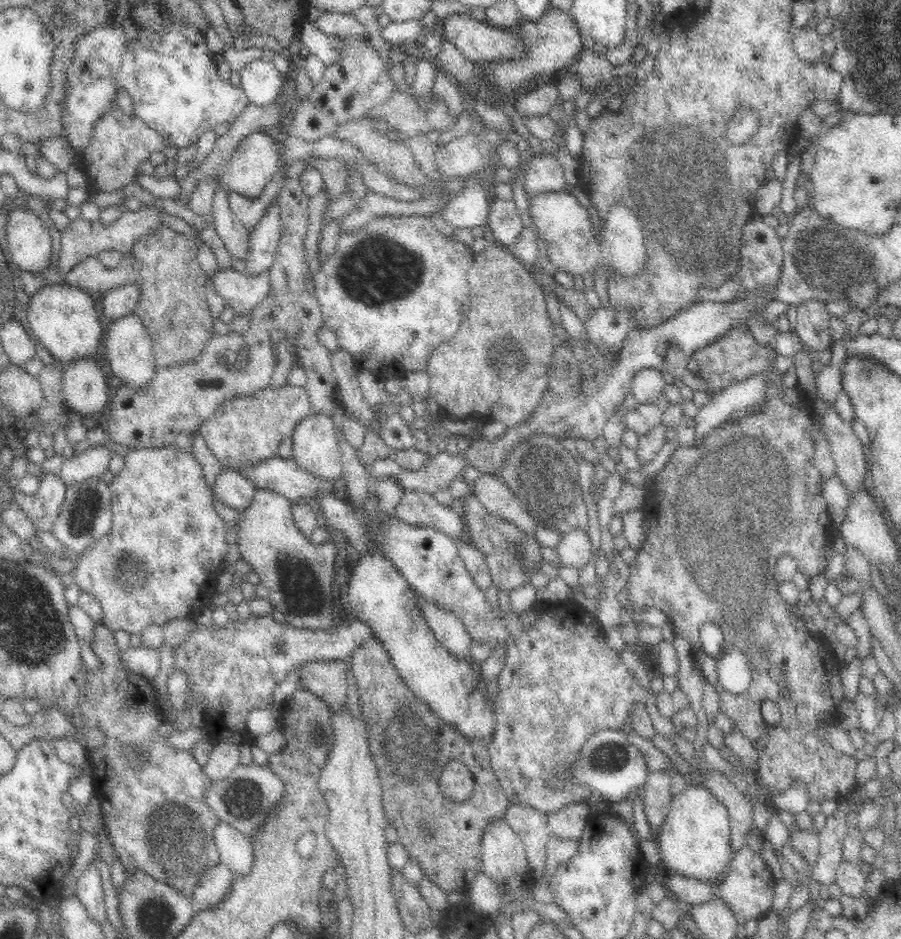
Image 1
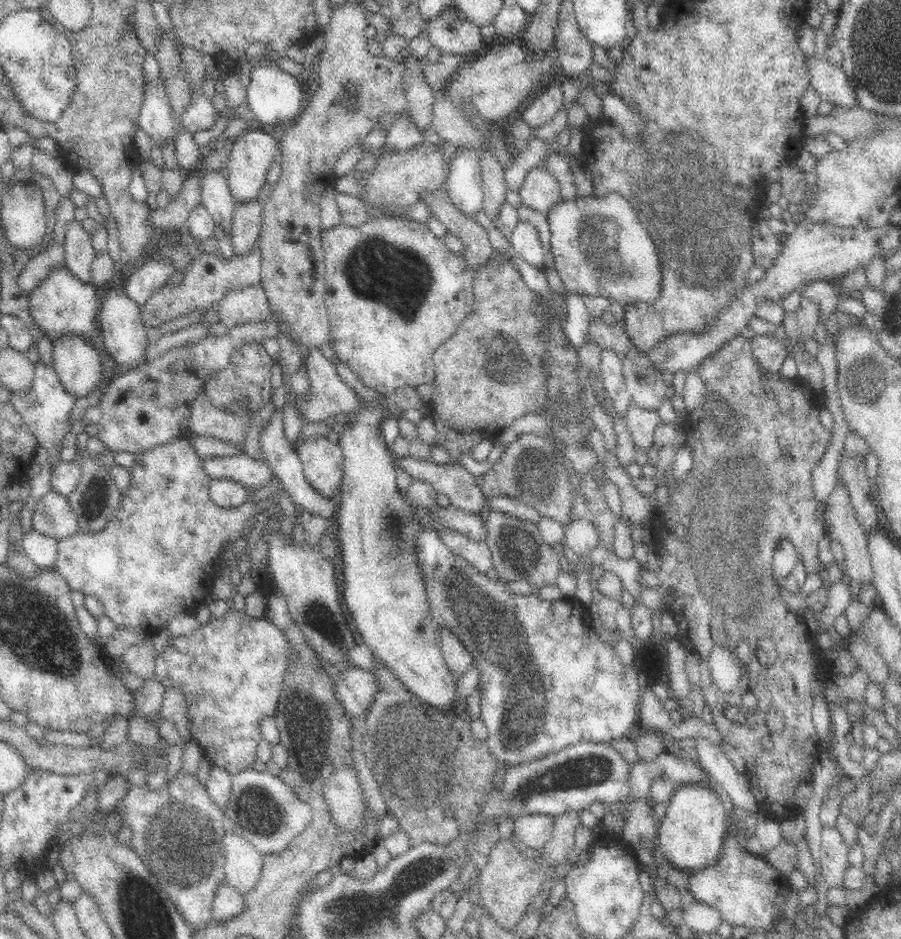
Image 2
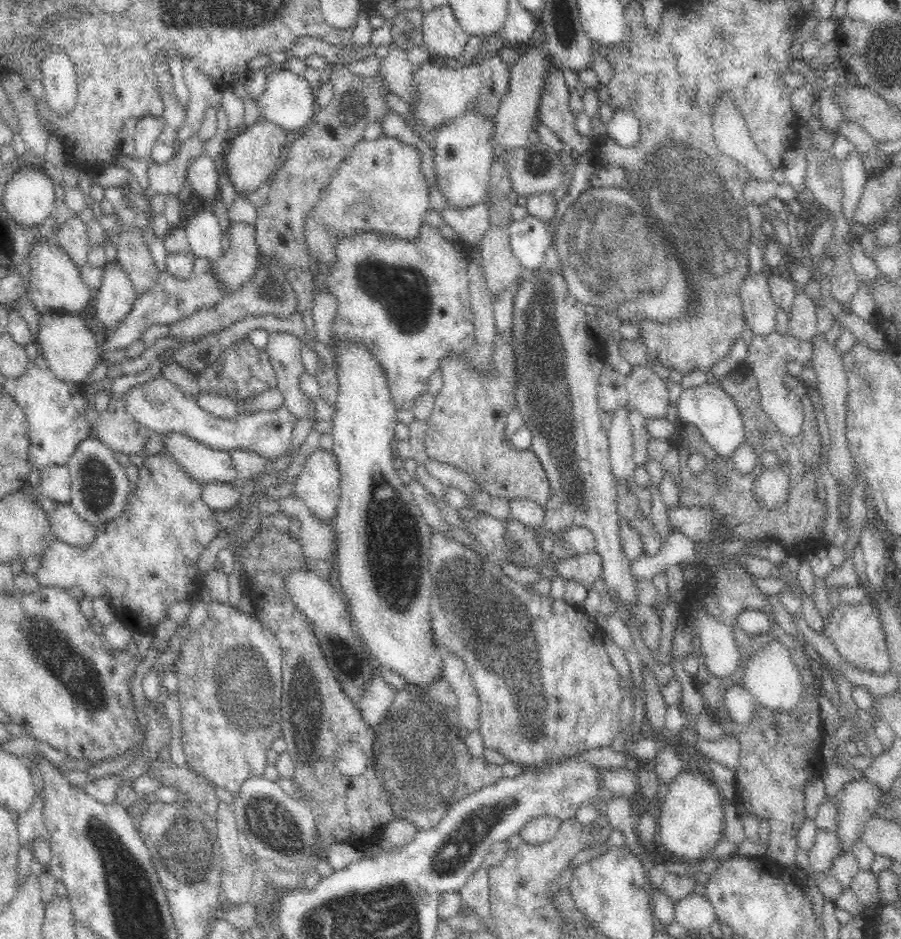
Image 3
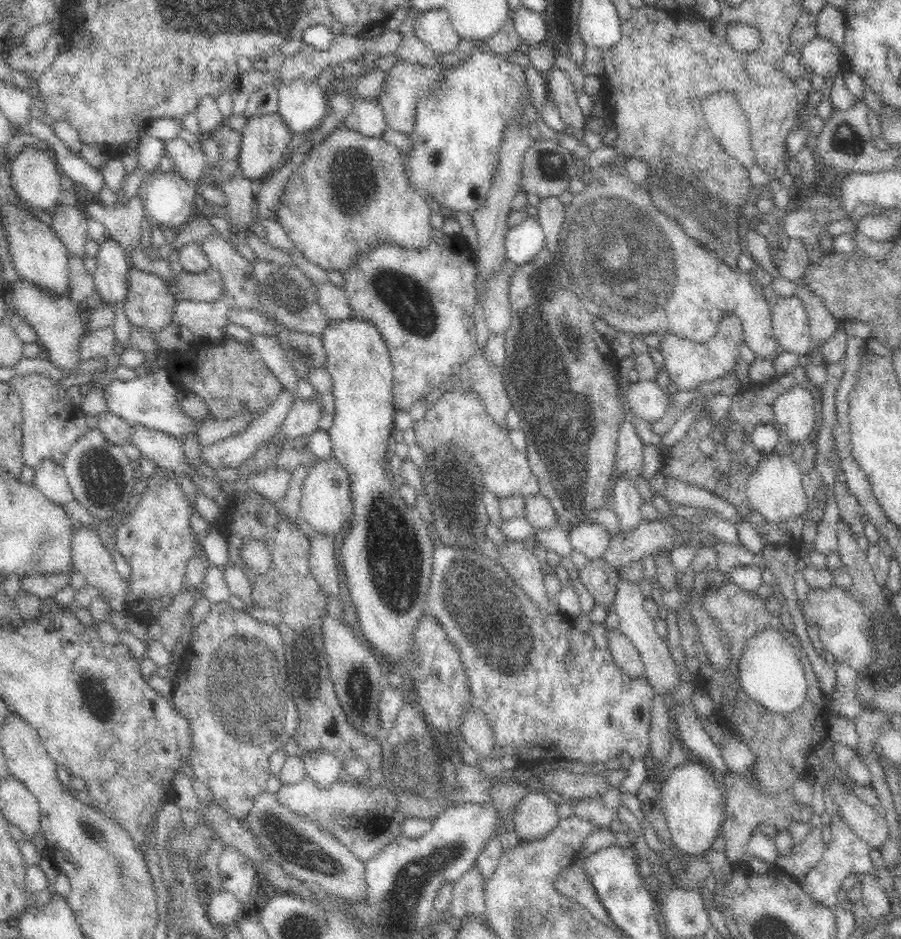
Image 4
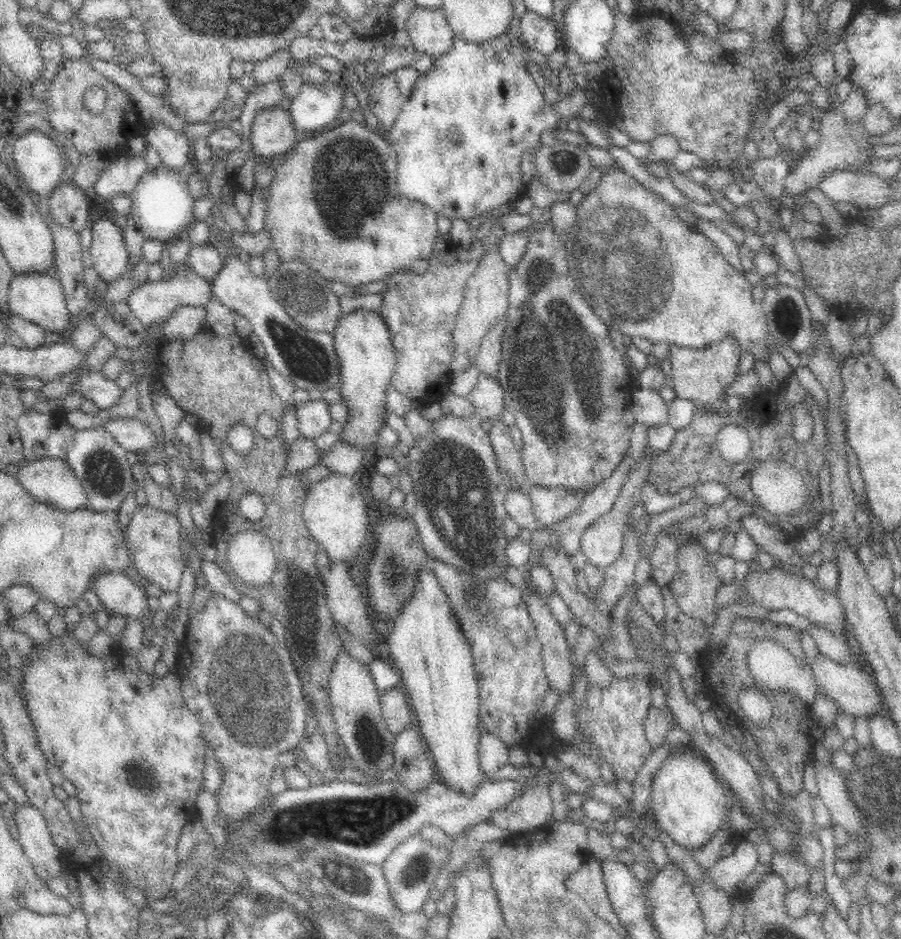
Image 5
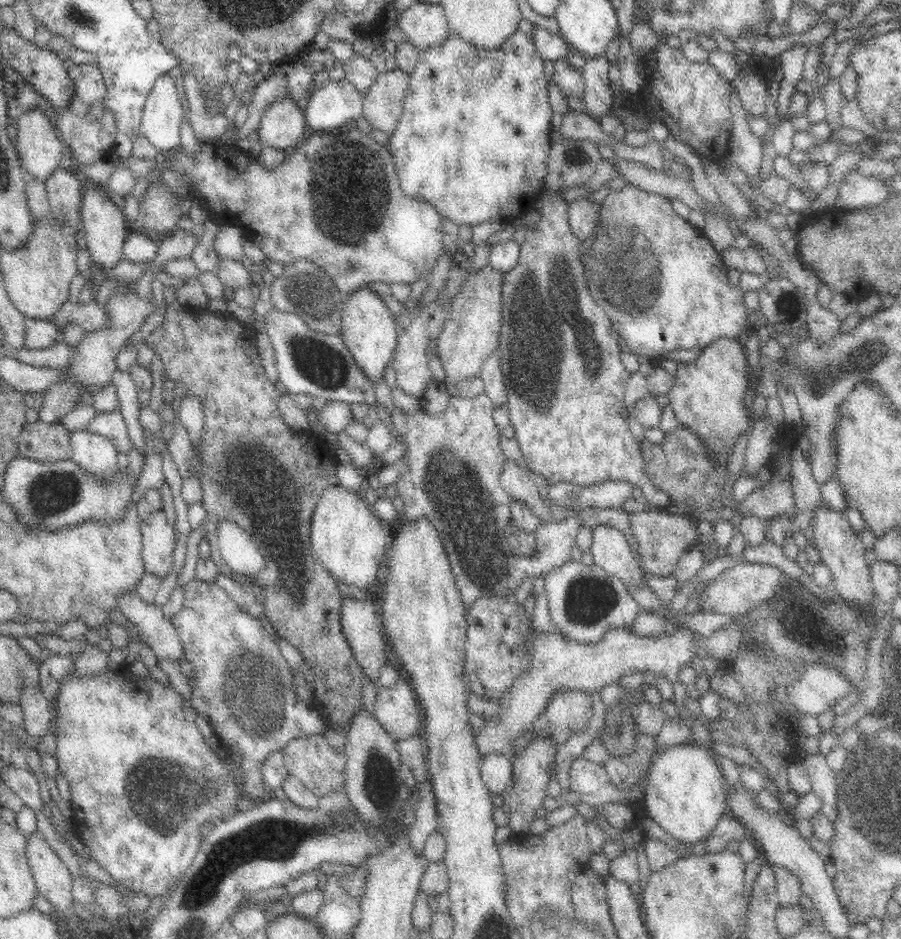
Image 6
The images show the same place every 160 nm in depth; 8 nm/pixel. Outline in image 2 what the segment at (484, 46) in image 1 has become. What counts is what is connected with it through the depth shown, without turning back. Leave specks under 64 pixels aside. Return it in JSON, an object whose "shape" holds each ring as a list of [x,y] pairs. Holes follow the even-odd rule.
{"shape":[[[454,5],[445,7],[440,14],[430,18],[425,30],[431,46],[437,48],[440,55],[472,58],[487,44],[480,28],[472,25]]]}

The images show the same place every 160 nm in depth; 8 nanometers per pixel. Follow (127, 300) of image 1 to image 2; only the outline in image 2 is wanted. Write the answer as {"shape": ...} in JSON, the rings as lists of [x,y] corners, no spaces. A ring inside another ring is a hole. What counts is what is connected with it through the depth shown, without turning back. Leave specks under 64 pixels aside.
{"shape":[[[149,258],[137,268],[138,270],[128,278],[124,293],[142,308],[156,289],[170,282],[170,278],[176,274],[176,268],[167,258]]]}

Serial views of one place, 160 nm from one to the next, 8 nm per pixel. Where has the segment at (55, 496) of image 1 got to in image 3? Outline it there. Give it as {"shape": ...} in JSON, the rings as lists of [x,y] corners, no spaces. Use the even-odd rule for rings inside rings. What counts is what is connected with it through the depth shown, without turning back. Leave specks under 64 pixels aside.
{"shape":[[[57,504],[49,517],[58,541],[80,549],[89,547],[95,541],[97,527],[84,520],[72,505]]]}

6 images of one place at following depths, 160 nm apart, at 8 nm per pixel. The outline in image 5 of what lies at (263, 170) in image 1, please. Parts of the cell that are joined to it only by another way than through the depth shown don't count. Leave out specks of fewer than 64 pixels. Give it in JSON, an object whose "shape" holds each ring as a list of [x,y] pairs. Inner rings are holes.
{"shape":[[[274,104],[256,114],[250,145],[257,158],[272,159],[294,149],[300,137],[289,109]]]}

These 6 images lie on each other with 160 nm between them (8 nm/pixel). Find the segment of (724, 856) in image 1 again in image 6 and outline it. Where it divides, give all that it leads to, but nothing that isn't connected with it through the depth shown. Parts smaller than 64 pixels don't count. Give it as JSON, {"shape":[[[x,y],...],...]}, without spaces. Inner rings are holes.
{"shape":[[[696,742],[668,746],[654,754],[647,771],[643,811],[680,842],[698,844],[728,812],[726,780],[712,752]]]}

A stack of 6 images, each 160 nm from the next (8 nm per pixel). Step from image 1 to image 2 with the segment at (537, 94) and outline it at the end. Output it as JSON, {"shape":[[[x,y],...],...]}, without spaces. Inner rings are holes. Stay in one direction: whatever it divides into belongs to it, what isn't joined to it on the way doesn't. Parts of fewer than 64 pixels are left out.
{"shape":[[[552,82],[534,102],[523,111],[524,120],[532,127],[540,127],[551,123],[553,118],[564,108],[562,104],[560,82]]]}

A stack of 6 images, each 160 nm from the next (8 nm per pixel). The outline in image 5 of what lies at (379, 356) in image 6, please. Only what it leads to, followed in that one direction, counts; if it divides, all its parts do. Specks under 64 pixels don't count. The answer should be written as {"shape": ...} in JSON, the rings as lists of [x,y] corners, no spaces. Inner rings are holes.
{"shape":[[[358,308],[343,316],[333,336],[336,355],[342,363],[339,391],[342,393],[343,402],[350,411],[350,422],[345,424],[346,430],[341,440],[366,448],[366,454],[369,455],[367,465],[370,467],[377,457],[373,448],[374,442],[386,418],[384,396],[386,396],[388,382],[391,382],[392,373],[396,369],[397,359],[392,334],[380,312]]]}

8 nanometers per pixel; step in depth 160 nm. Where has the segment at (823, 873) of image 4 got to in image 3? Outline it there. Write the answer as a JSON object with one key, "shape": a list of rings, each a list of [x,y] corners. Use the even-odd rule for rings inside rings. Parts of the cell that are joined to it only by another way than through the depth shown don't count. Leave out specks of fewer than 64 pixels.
{"shape":[[[860,777],[848,783],[834,798],[837,809],[839,852],[834,856],[853,854],[855,843],[861,839],[864,824],[876,813],[881,791]]]}

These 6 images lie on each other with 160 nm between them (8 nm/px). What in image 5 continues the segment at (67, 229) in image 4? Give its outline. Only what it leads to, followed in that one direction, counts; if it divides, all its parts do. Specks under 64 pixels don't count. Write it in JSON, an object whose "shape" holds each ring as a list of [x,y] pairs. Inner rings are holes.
{"shape":[[[59,181],[46,201],[54,220],[62,226],[78,232],[84,228],[89,216],[88,200],[74,181]]]}

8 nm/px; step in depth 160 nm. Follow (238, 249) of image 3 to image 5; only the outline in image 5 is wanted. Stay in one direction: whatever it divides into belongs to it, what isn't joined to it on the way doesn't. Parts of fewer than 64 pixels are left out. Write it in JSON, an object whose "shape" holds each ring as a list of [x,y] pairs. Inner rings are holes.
{"shape":[[[186,269],[179,276],[170,276],[166,282],[156,281],[152,283],[148,281],[148,284],[144,287],[133,290],[125,304],[131,314],[140,321],[140,324],[148,329],[152,325],[160,324],[168,319],[178,306],[204,307],[208,303],[209,295],[211,294],[211,286],[210,283],[203,280],[190,269]]]}

